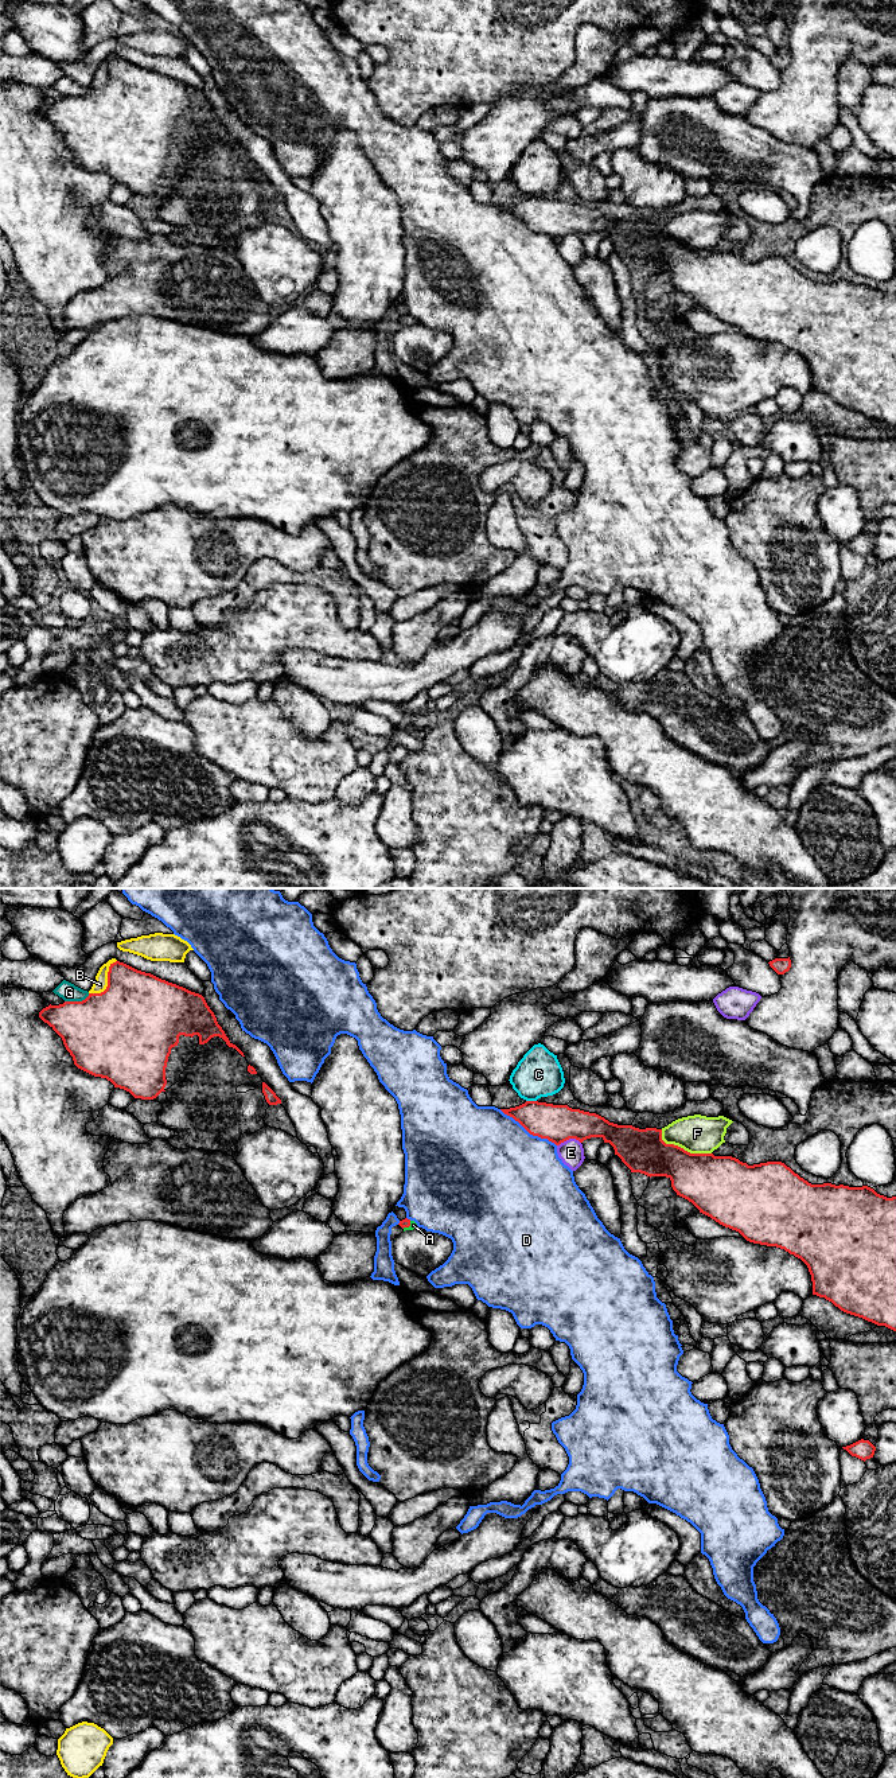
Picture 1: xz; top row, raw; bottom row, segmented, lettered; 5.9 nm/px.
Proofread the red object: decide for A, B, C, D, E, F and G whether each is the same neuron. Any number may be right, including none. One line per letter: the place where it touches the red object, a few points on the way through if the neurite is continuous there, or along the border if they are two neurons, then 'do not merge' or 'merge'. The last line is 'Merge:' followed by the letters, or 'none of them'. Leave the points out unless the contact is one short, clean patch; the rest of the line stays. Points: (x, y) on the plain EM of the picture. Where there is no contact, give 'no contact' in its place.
A: xz (408, 322) | across xz (405, 318), (408, 322), (413, 321) | merge
B: xz (108, 78) | do not merge
C: xz (532, 197) | do not merge
D: xz (528, 226) | do not merge
E: xz (568, 234) | do not merge
F: xz (682, 244) | do not merge
G: xz (77, 97) | do not merge
Merge: A

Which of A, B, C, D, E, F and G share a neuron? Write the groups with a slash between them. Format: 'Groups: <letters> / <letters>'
Groups: A / B / C / D / E / F / G

